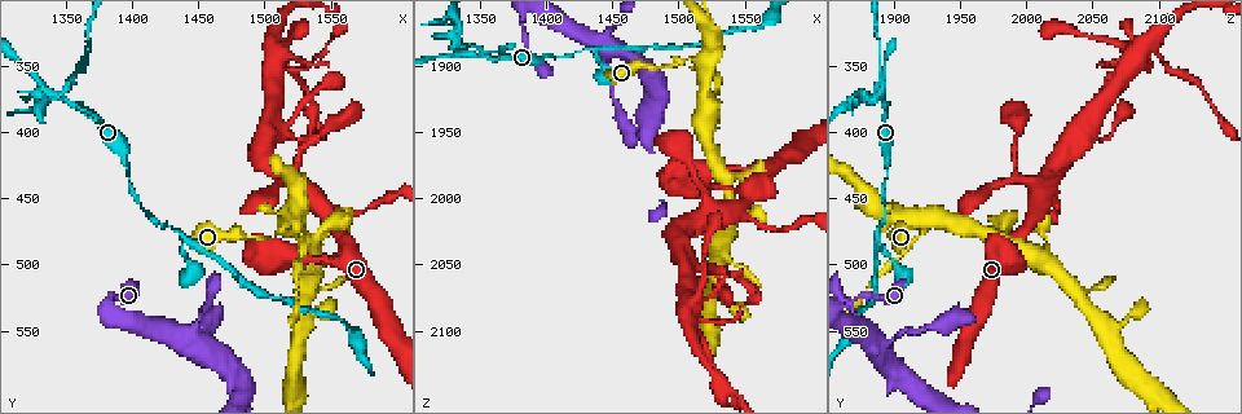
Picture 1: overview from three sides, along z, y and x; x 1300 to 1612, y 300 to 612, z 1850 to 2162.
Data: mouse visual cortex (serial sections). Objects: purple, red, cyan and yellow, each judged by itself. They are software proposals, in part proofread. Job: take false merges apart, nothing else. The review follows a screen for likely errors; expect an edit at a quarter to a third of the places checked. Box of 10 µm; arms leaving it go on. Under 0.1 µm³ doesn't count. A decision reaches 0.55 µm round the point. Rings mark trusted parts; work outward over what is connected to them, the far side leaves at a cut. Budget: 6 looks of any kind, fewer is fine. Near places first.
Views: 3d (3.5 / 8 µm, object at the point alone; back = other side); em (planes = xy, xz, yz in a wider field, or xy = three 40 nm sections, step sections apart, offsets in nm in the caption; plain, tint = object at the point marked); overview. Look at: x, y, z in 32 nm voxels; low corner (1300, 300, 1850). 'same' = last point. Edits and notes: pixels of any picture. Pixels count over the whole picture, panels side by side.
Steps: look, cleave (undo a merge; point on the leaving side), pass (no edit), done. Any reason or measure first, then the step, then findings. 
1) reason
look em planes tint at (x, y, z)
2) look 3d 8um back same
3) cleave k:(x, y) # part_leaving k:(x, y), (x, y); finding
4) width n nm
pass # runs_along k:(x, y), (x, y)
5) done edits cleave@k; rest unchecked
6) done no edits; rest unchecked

narrows sharply
look 3d 3.5um back at (1526, 494, 1902)

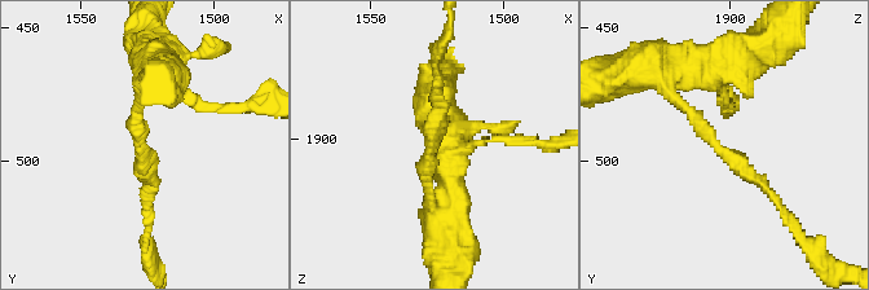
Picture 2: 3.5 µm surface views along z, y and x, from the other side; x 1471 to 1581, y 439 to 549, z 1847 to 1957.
arm_widths 150, 150 nm
look em xy step 3 tint at (1527, 495, 1903)

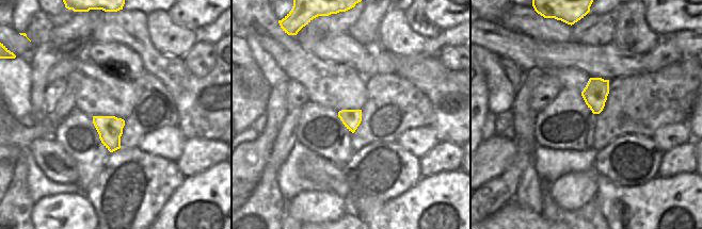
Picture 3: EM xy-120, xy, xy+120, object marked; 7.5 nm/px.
pass # runs_along 2:(665, 86), (780, 209); one cell here

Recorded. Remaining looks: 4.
three-way junction
look 3d 3.5um at (1554, 460, 2014)

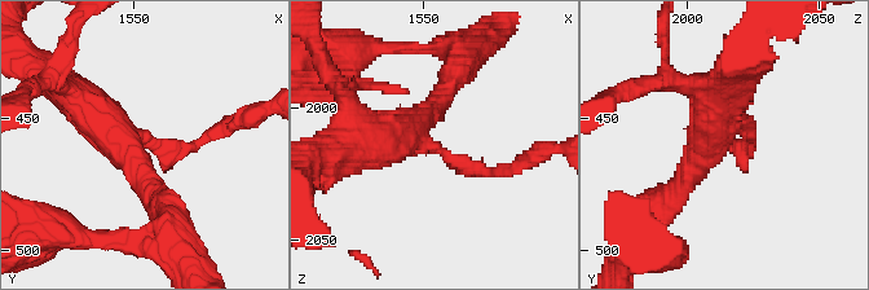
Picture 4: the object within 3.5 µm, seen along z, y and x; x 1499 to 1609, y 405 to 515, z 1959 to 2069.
arms 3; arm_widths 150, 300, 500 nm
look em xy step 2 tint at (1553, 458, 2015)

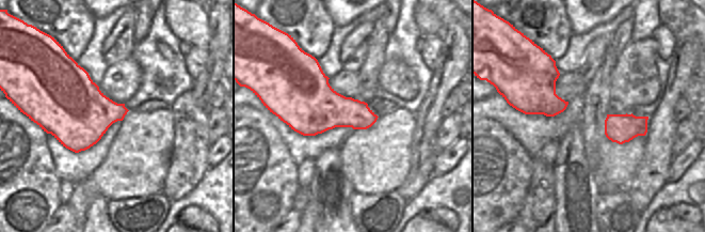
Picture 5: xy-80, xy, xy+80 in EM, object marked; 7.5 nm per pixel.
width 340 nm
pass # runs_along 4:(442, 96), (411, 128), (454, 162), (502, 168); one cell here

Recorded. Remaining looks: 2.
sharp bend
look 3d 8um at (1346, 372, 1890)

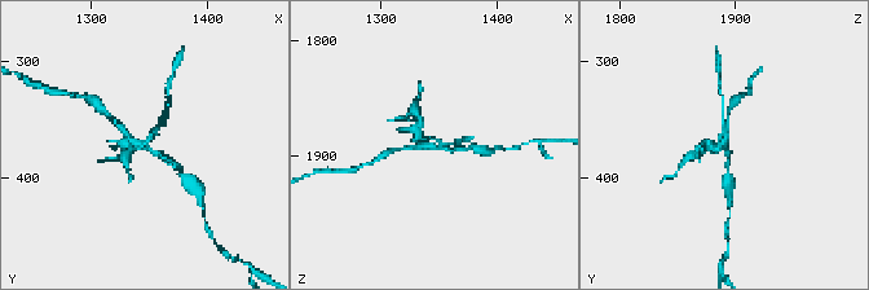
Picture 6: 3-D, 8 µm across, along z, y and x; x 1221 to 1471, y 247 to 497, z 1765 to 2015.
arms 4; arm_widths 100, 100, 150, 150 nm
look em xy step 5 tint same

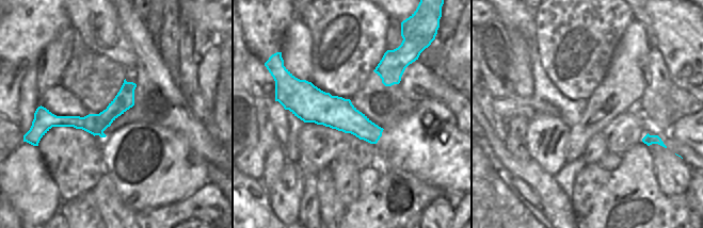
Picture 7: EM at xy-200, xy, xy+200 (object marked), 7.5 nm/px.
cleave 6:(698, 150) # part_leaving 6:(722, 145), (698, 149), (680, 166); a second cell is stuck on

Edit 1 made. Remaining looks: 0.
done edits cleave@6; rest unchecked

